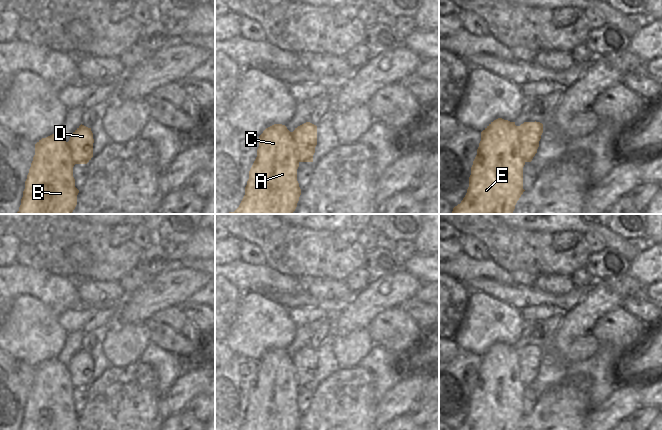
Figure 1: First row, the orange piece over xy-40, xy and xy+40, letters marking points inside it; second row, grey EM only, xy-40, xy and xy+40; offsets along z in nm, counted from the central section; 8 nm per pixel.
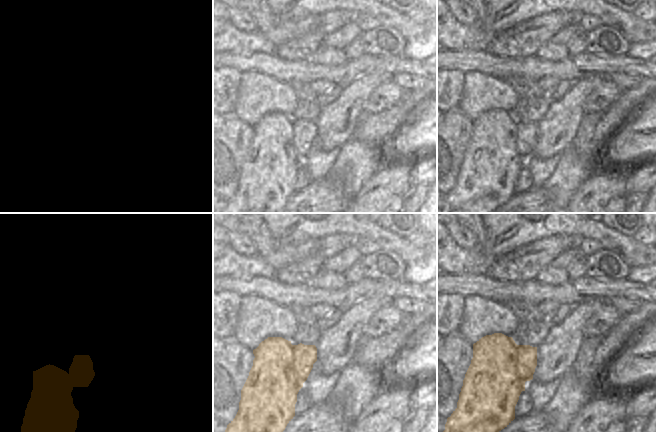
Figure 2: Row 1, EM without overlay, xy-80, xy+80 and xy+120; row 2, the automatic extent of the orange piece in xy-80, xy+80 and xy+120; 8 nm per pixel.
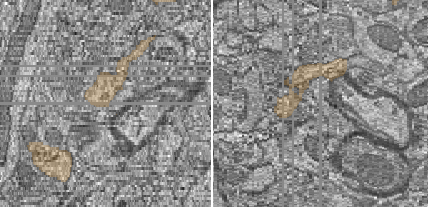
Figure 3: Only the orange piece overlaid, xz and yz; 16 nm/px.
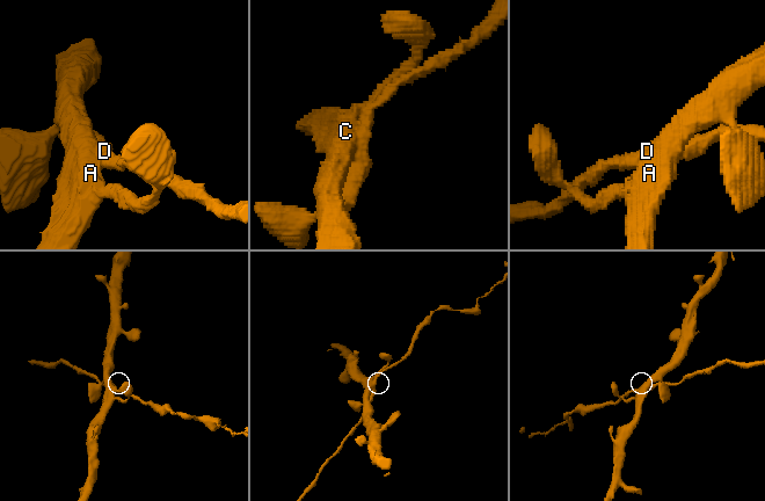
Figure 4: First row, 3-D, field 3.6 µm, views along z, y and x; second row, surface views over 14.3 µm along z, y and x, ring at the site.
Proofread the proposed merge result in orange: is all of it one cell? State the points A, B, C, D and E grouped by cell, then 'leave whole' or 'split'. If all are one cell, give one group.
groups A B C D E; leave whole

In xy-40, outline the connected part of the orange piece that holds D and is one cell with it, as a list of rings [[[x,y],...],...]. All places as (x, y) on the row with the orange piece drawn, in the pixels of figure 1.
[[[82,124],[68,142],[57,134],[39,140],[17,214],[71,214],[79,193],[73,167],[91,160],[93,143],[91,128]]]

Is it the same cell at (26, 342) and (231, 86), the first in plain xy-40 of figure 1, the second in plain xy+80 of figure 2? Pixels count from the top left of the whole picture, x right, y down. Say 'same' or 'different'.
different

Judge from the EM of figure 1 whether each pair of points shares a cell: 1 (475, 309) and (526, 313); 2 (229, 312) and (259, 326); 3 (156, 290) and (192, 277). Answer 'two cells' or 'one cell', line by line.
1: two cells
2: two cells
3: one cell

